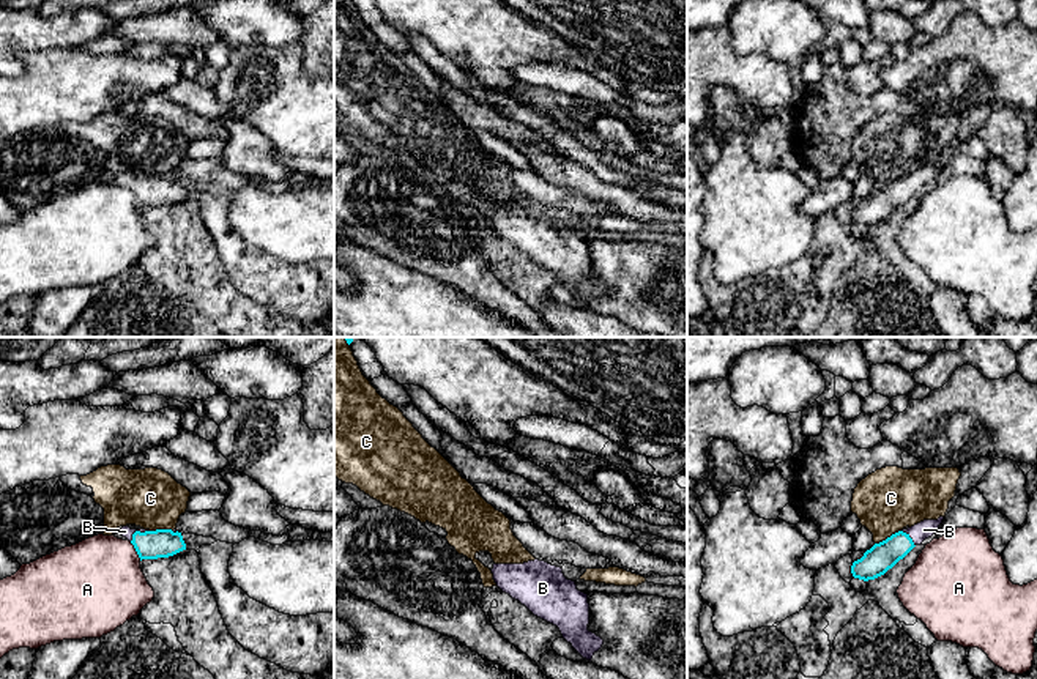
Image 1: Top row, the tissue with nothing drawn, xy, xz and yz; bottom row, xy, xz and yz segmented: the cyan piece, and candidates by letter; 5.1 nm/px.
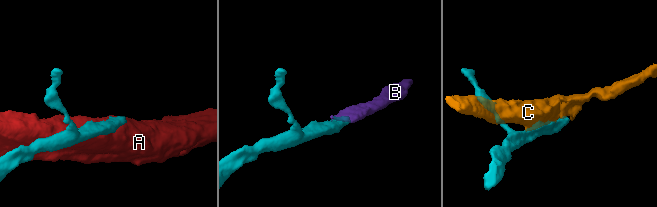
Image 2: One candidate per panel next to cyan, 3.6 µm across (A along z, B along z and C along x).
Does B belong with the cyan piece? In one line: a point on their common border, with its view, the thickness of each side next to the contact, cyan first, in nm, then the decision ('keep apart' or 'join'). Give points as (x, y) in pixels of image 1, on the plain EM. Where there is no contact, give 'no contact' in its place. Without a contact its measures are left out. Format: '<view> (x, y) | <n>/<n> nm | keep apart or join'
xy (137, 178) | 140/60 nm | join

